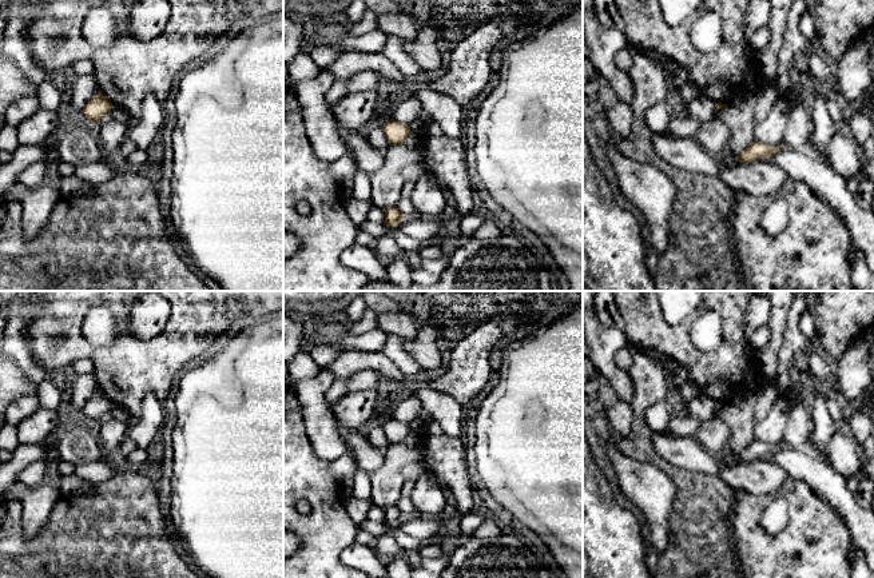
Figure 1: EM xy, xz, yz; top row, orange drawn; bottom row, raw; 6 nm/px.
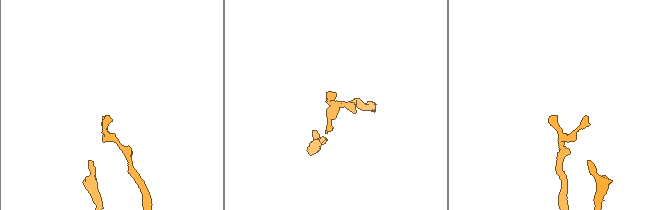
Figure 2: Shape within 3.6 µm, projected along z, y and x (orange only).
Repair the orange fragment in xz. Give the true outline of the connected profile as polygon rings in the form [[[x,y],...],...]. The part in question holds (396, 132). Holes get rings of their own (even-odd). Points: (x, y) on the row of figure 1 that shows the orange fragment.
[[[390,119],[382,125],[389,146],[402,144],[412,133],[410,127]]]

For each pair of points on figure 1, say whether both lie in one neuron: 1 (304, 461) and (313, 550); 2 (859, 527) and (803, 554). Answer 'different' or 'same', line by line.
1: same
2: different

